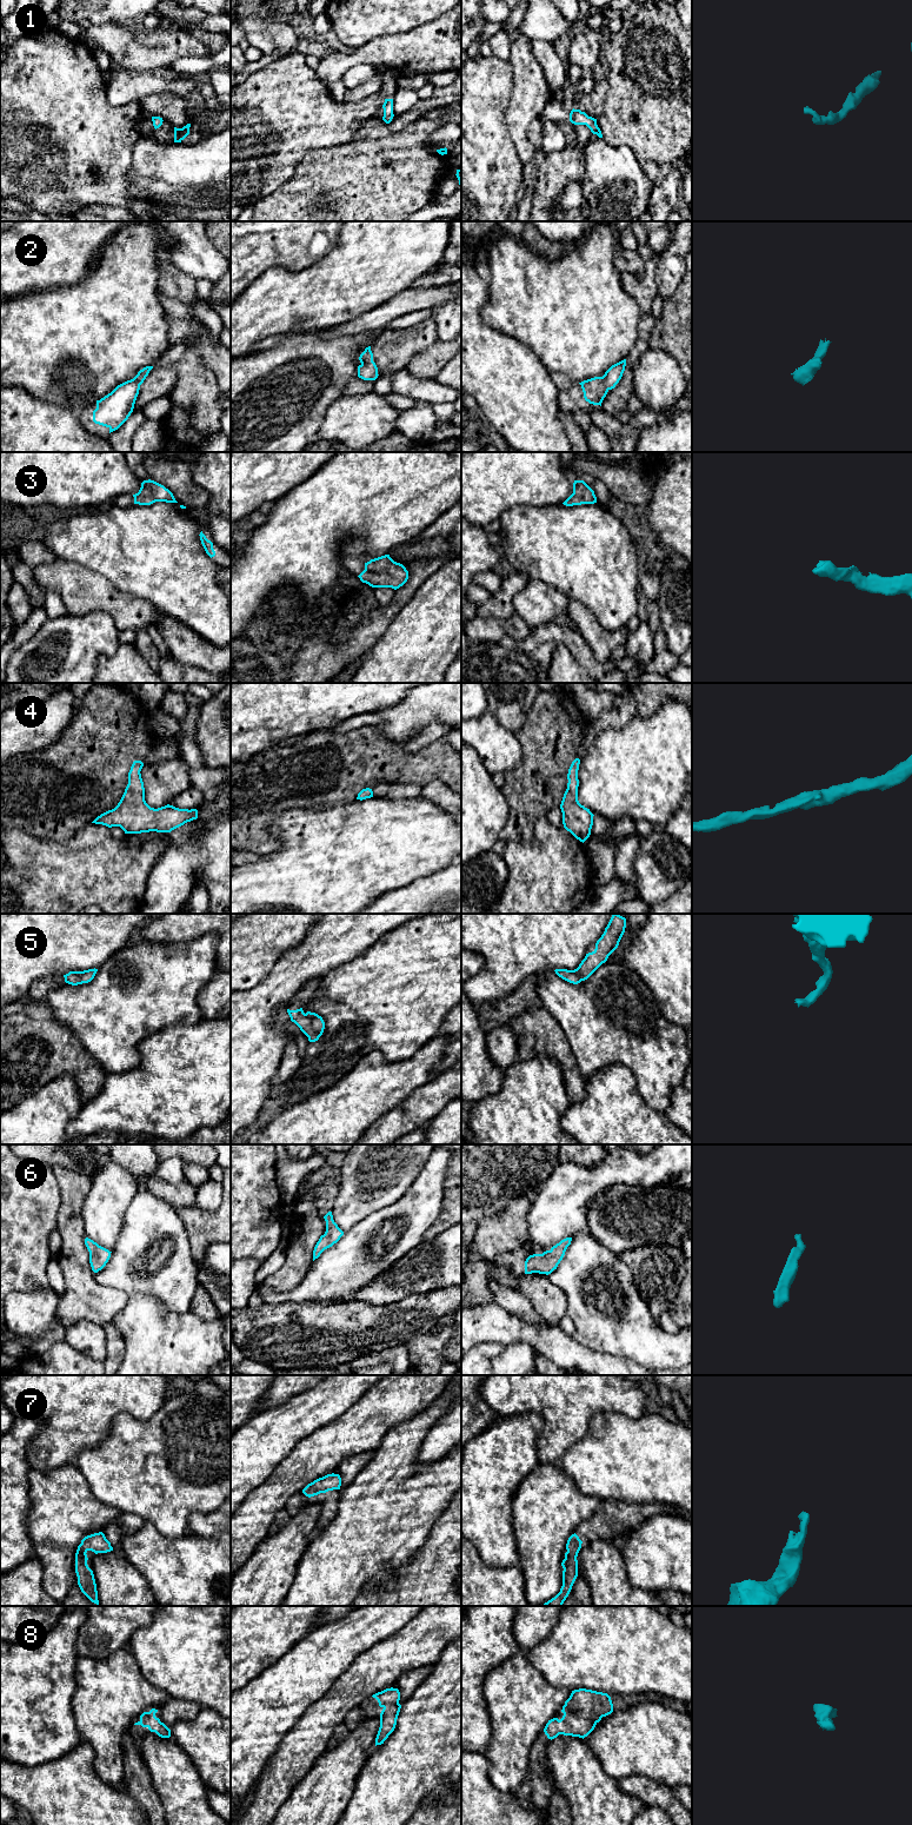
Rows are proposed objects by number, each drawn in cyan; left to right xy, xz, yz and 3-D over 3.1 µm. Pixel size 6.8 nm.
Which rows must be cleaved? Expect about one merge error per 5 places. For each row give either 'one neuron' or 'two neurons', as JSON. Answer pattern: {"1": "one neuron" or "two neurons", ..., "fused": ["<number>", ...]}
{"1": "one neuron", "2": "one neuron", "3": "one neuron", "4": "one neuron", "5": "one neuron", "6": "one neuron", "7": "one neuron", "8": "one neuron", "fused": []}

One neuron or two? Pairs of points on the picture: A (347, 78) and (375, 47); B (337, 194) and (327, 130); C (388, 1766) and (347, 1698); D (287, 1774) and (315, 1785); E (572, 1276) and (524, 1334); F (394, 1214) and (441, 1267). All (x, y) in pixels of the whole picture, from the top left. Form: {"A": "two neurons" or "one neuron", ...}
{"A": "two neurons", "B": "two neurons", "C": "two neurons", "D": "two neurons", "E": "two neurons", "F": "two neurons"}

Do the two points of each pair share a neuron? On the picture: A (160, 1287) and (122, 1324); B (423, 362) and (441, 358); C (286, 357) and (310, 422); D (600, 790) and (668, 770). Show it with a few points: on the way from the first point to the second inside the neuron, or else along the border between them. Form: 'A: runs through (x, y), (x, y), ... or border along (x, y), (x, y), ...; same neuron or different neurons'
A: border along (128, 1295), (150, 1294), (174, 1312); different neurons
B: runs through (427, 362), (437, 358); same neuron
C: runs through (279, 380), (285, 382), (281, 389), (284, 430); same neuron
D: runs through (617, 778), (627, 771), (652, 770); same neuron

